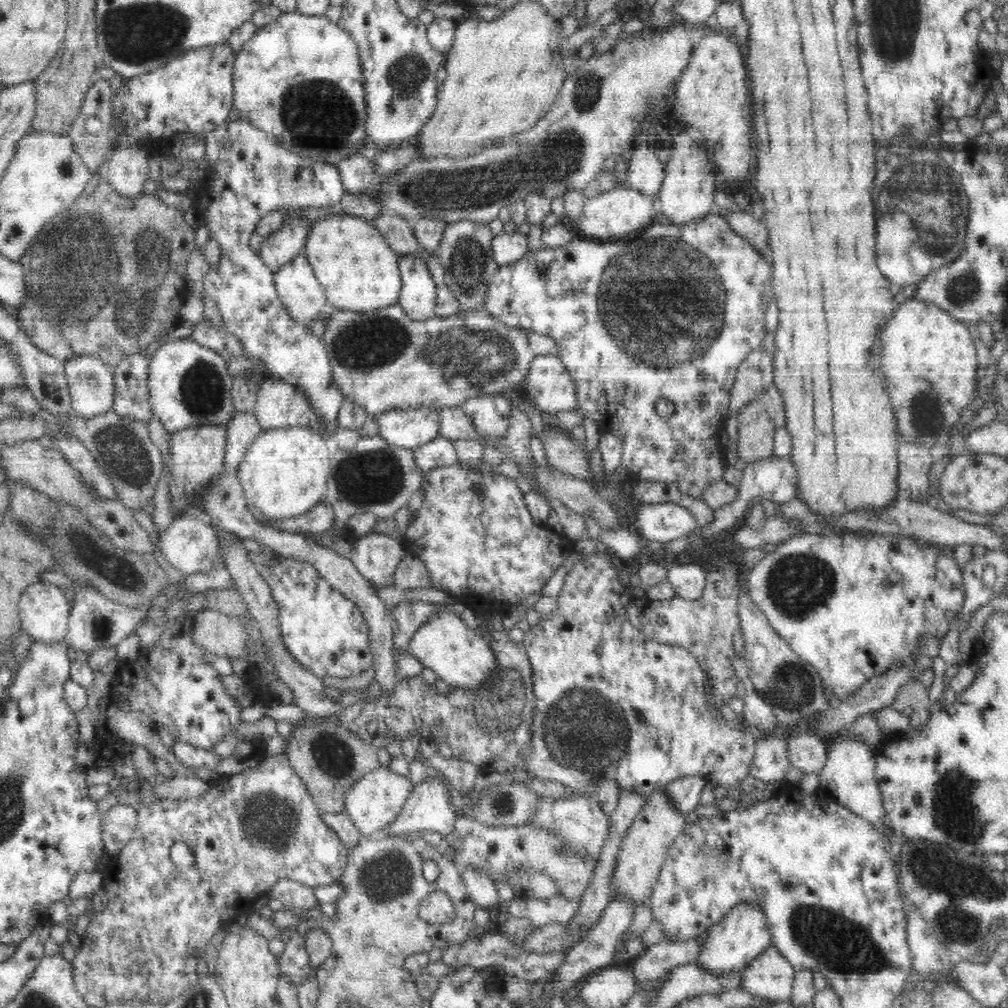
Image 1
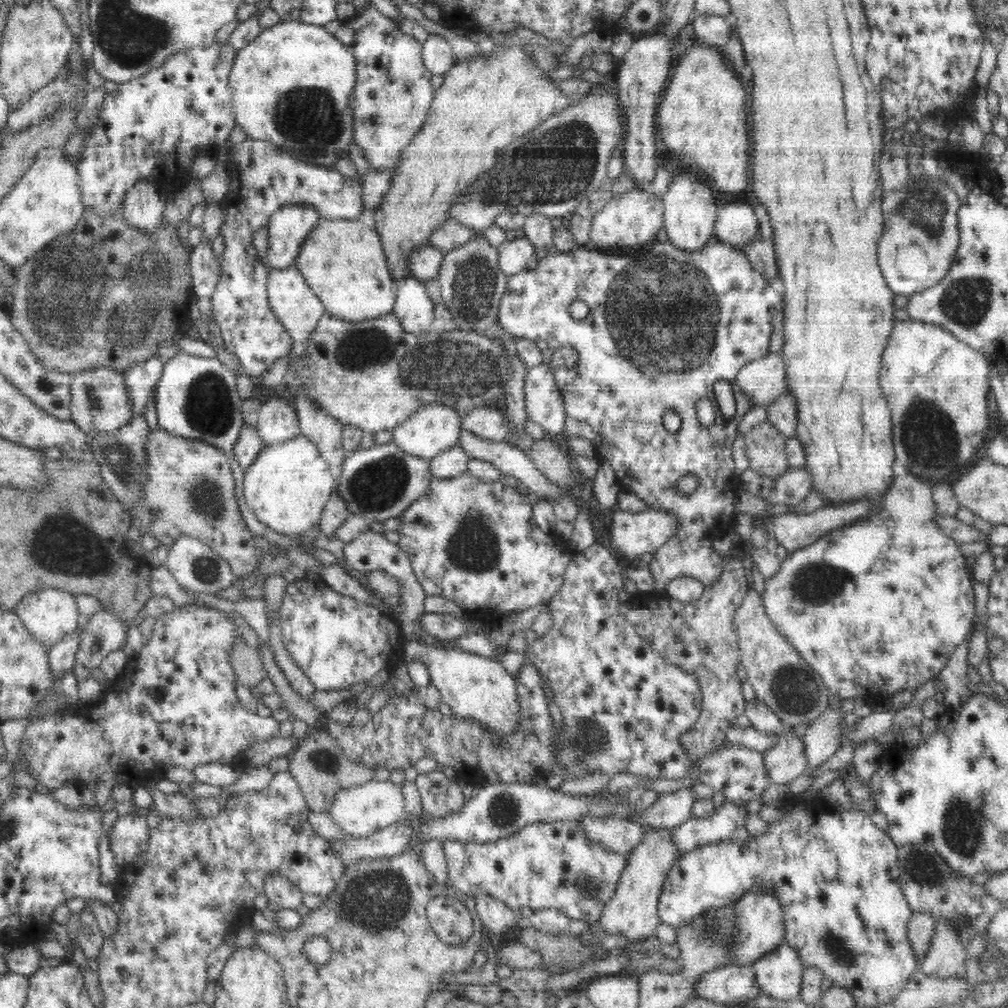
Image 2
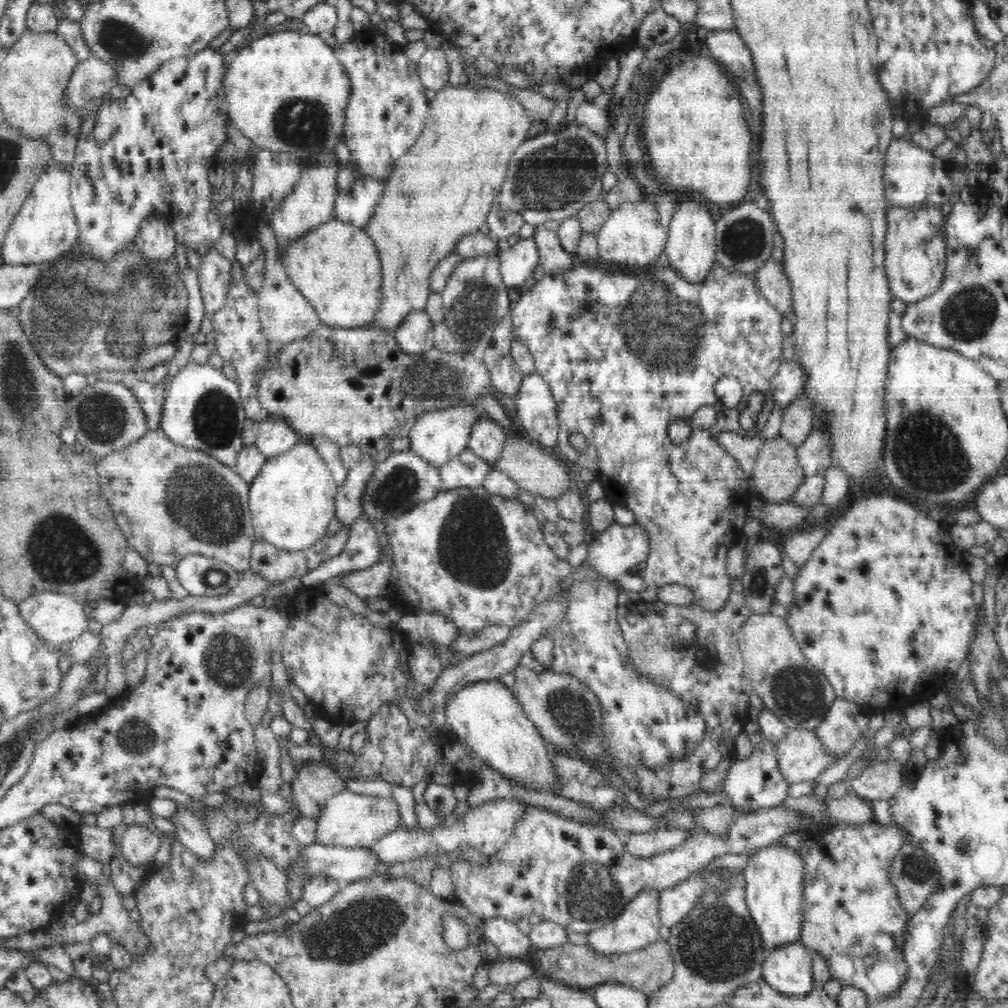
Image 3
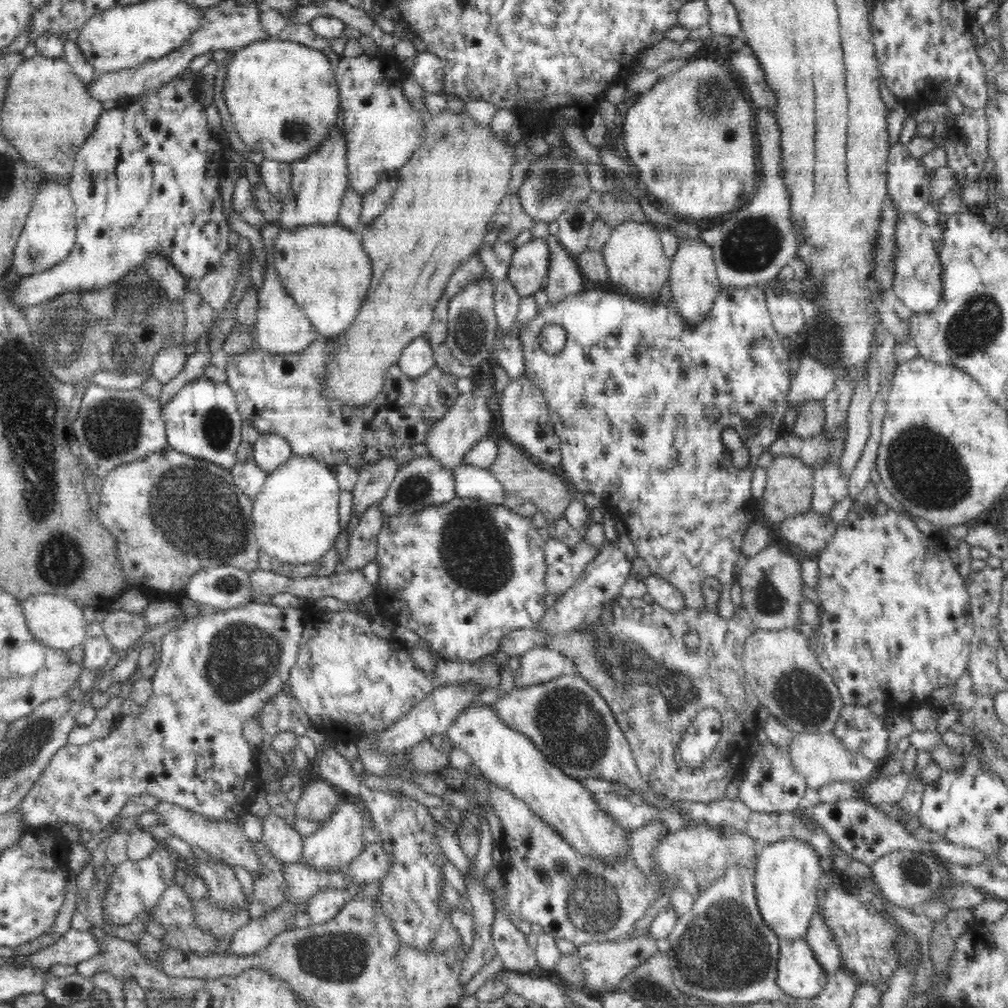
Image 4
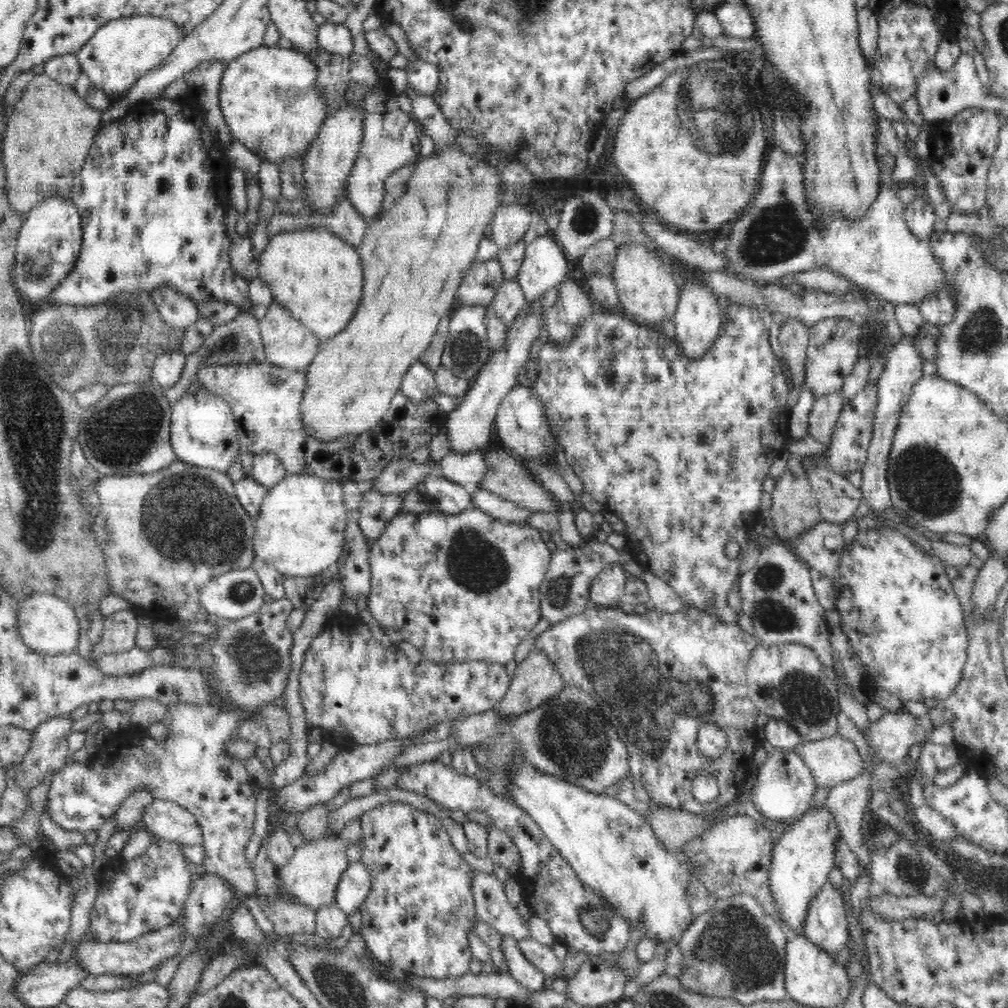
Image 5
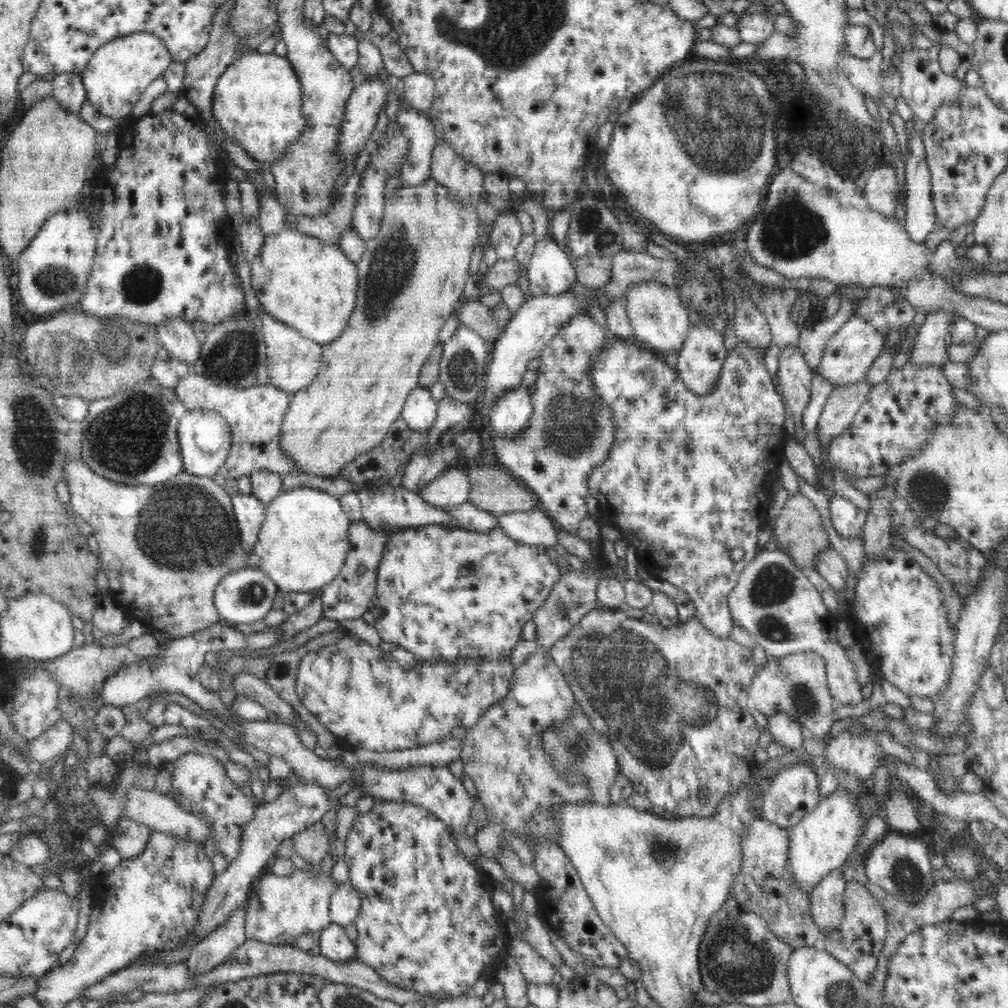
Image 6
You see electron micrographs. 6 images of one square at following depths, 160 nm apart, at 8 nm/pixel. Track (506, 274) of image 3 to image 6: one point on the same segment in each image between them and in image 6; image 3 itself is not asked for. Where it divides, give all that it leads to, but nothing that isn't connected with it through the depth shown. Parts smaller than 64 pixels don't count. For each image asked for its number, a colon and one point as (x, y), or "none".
4: (529, 263)
5: (545, 265)
6: (550, 271)

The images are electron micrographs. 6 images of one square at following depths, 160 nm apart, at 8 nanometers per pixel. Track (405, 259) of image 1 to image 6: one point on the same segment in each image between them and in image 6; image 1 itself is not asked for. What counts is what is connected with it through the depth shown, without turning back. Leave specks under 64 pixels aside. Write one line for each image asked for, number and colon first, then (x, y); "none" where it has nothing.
2: (415, 311)
3: (414, 334)
4: (418, 356)
5: (418, 384)
6: (420, 409)

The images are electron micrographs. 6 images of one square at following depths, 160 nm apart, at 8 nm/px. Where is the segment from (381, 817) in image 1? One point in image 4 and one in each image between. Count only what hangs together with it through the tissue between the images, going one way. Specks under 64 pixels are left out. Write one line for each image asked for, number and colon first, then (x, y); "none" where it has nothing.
2: (360, 810)
3: (350, 820)
4: (339, 840)

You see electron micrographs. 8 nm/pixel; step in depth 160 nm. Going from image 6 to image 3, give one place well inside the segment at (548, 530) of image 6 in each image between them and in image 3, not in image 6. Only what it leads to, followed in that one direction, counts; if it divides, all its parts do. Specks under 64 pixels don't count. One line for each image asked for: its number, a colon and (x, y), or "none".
3: (465, 470)
4: (471, 481)
5: (500, 509)

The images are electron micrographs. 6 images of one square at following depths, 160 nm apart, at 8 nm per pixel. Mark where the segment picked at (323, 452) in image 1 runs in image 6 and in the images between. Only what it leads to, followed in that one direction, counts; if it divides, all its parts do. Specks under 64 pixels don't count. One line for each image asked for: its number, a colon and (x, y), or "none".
2: (286, 487)
3: (291, 502)
4: (295, 515)
5: (300, 528)
6: (304, 539)

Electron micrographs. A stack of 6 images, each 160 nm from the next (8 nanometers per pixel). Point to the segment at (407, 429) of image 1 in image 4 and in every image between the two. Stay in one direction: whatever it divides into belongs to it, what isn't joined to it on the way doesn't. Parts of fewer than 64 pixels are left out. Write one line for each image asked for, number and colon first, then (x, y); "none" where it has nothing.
2: (434, 428)
3: (437, 436)
4: (449, 439)

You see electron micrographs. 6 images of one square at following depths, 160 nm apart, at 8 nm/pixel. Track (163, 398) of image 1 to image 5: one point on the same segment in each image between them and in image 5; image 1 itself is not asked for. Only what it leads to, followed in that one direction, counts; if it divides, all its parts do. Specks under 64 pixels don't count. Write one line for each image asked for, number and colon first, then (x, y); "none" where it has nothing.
2: (196, 398)
3: (202, 409)
4: (202, 420)
5: (203, 432)

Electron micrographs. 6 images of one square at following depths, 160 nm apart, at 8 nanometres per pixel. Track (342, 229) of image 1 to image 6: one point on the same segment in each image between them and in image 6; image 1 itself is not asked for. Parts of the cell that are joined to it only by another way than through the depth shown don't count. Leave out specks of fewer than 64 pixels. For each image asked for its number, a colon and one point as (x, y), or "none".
2: (343, 261)
3: (336, 266)
4: (324, 268)
5: (313, 273)
6: (299, 280)

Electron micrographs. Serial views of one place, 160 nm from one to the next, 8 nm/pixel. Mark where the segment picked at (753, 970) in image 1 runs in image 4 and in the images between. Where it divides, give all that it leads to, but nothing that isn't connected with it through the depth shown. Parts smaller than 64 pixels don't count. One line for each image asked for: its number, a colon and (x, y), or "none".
2: (779, 974)
3: (788, 968)
4: (799, 974)

